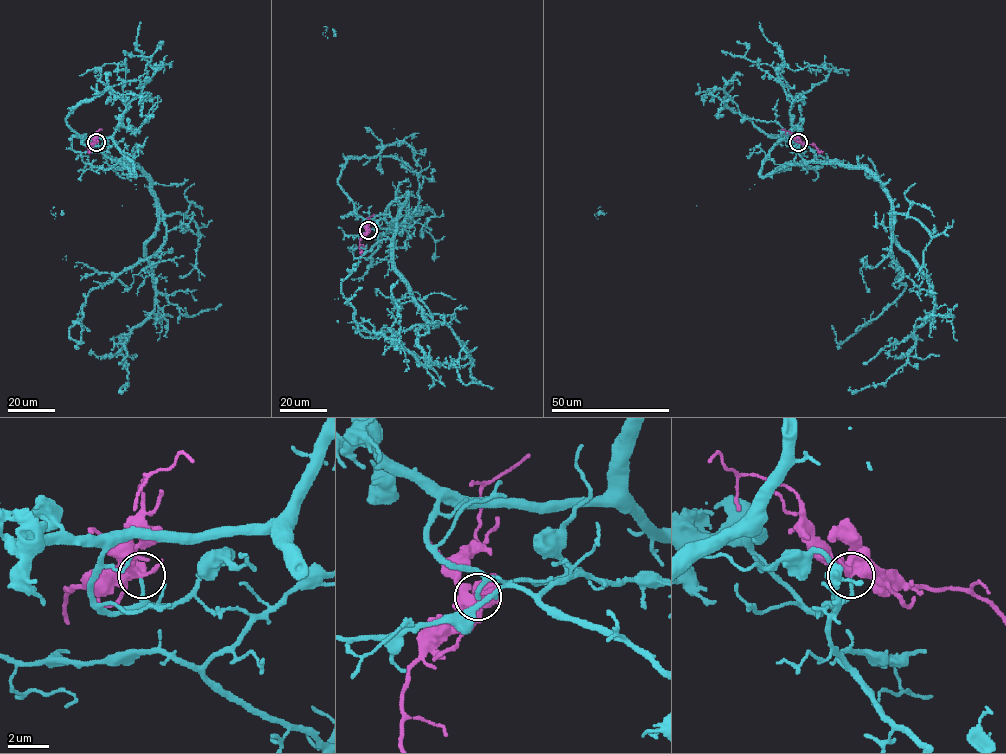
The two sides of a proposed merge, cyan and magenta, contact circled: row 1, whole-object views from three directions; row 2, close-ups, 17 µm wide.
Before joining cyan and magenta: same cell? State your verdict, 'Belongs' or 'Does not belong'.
Belongs

